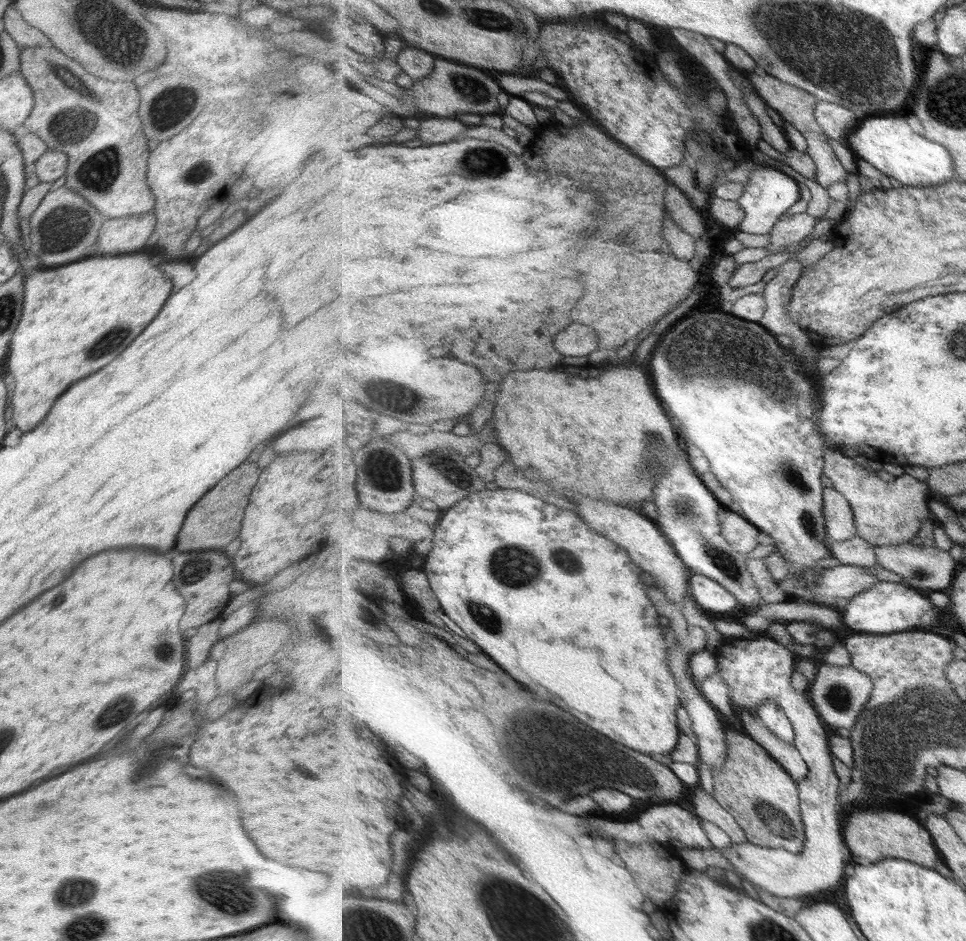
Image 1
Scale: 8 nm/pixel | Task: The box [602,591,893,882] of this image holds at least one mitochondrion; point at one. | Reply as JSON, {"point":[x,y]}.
{"point":[634,774]}

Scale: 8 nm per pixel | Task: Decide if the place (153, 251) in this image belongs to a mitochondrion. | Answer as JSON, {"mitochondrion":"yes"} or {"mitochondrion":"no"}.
{"mitochondrion":"no"}

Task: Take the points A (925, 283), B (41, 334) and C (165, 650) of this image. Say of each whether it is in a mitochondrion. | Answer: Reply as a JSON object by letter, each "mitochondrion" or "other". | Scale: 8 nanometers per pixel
{"A":"other","B":"other","C":"mitochondrion"}

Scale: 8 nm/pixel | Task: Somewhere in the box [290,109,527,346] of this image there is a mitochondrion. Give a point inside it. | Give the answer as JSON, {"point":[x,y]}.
{"point":[477,162]}

